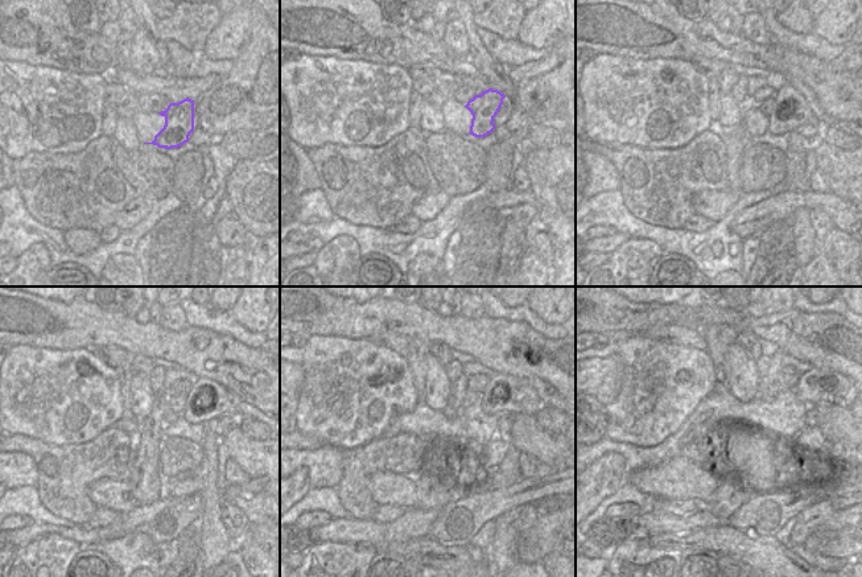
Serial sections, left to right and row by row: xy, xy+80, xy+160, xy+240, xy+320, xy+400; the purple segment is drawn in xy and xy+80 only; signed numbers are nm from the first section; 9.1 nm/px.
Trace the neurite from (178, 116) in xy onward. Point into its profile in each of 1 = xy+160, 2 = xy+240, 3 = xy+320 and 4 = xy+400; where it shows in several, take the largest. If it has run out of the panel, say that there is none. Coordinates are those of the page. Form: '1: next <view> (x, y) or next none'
1: next xy+160 (783, 107)
2: next xy+240 (197, 404)
3: next xy+320 (495, 383)
4: next xy+400 (761, 355)

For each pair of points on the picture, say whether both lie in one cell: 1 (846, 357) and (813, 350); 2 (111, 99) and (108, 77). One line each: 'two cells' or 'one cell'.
1: two cells
2: one cell

